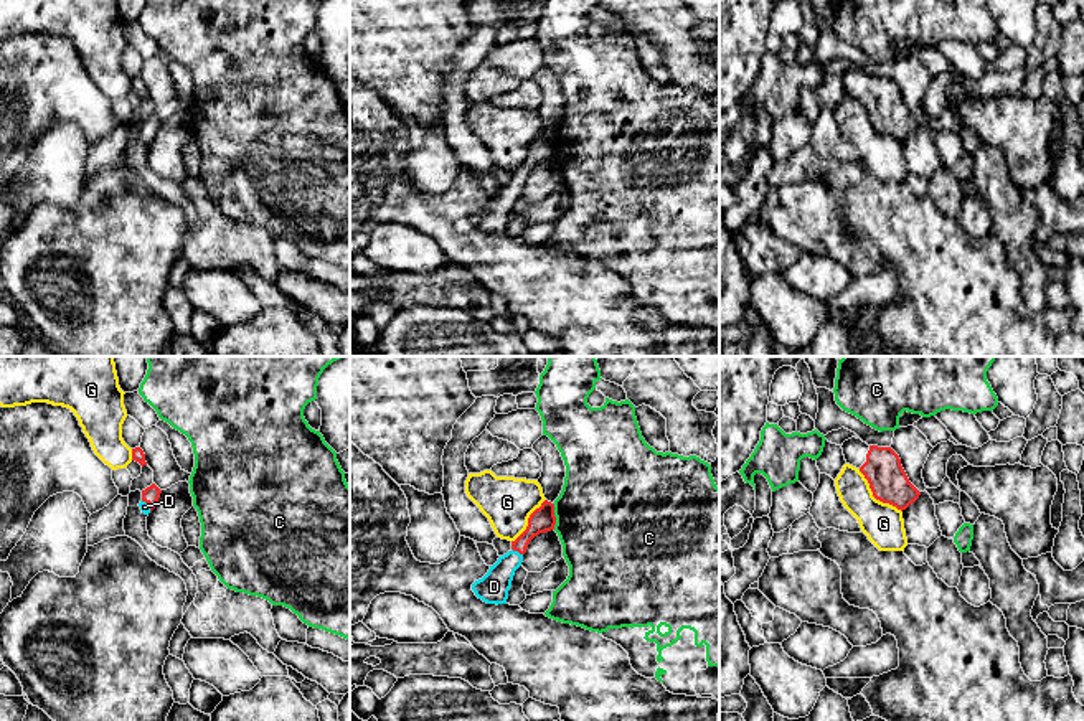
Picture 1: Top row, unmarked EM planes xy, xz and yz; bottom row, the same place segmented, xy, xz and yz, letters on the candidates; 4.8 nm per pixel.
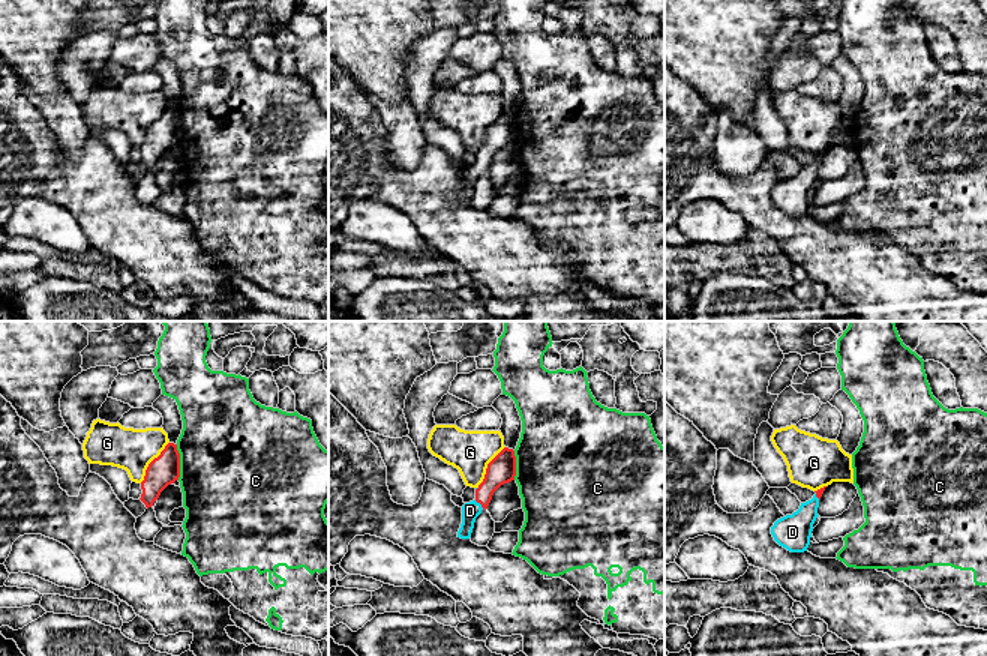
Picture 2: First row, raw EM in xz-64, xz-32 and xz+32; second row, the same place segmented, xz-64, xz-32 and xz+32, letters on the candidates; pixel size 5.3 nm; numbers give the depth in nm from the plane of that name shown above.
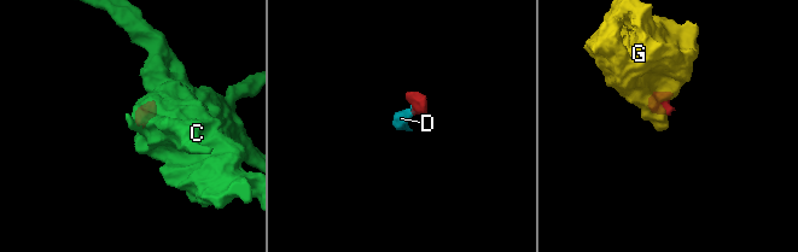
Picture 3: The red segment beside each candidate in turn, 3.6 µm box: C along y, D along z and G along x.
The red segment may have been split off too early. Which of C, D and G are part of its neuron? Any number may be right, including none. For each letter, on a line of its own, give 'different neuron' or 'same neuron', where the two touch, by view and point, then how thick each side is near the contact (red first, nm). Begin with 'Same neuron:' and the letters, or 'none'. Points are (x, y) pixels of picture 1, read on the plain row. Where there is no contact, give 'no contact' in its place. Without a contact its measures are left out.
Same neuron: D
C: different neuron; contact xz (555, 147); calibres 120 and 500 nm
D: same neuron; contact xz (517, 180); calibres 120 and 150 nm
G: different neuron; contact yz (875, 127); calibres 190 and 200 nm

